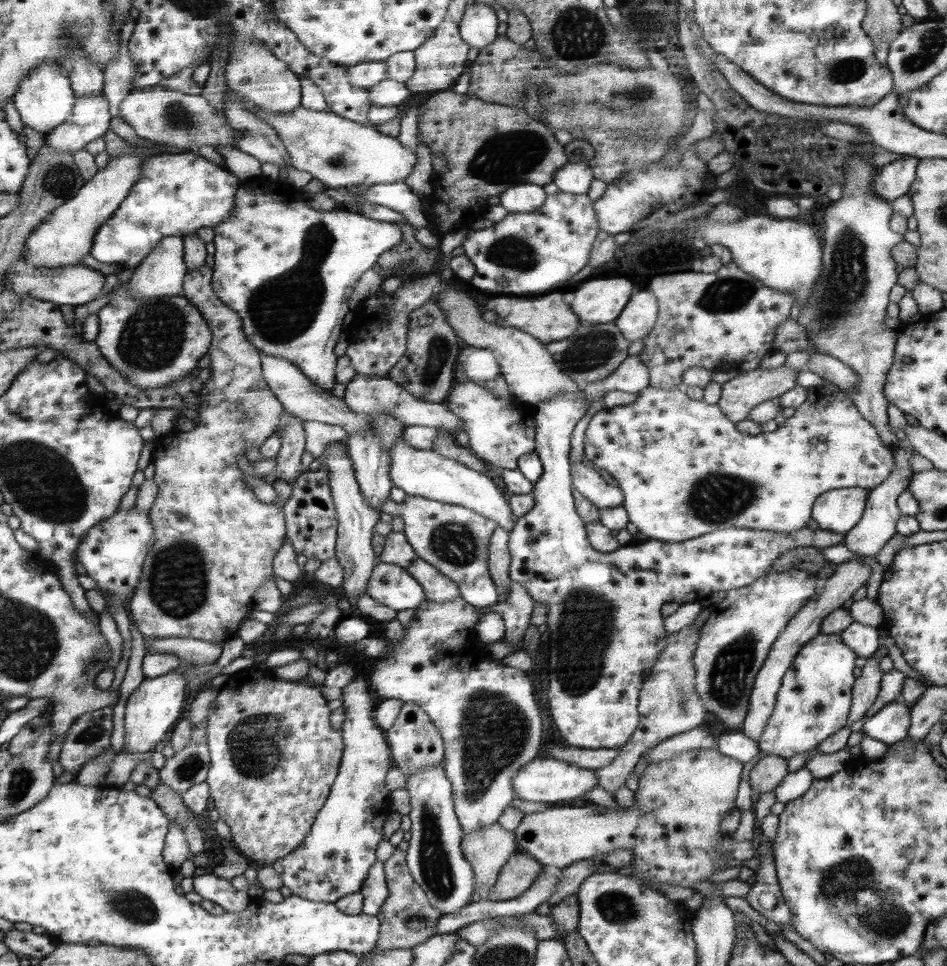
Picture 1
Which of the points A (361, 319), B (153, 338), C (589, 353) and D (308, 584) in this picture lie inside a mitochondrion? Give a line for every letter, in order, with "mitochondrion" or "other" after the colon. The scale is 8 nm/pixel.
A: other
B: mitochondrion
C: mitochondrion
D: other

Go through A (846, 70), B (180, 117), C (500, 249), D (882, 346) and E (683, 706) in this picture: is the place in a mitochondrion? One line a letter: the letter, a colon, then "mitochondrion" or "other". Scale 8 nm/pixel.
A: mitochondrion
B: mitochondrion
C: mitochondrion
D: other
E: mitochondrion

